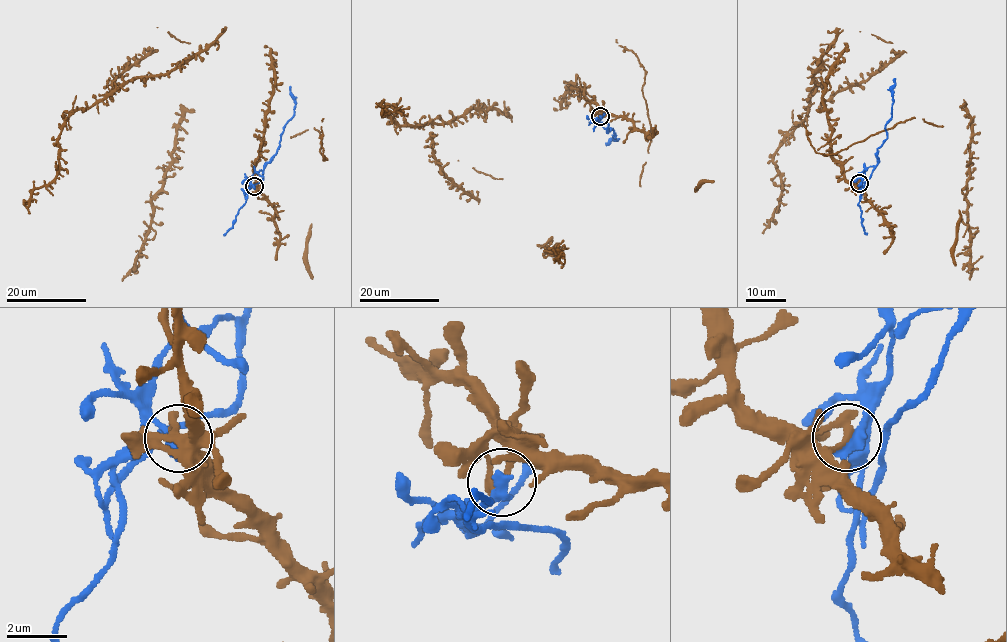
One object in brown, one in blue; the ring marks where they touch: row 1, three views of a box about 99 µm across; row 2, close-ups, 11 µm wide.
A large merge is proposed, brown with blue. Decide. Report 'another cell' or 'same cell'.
another cell

